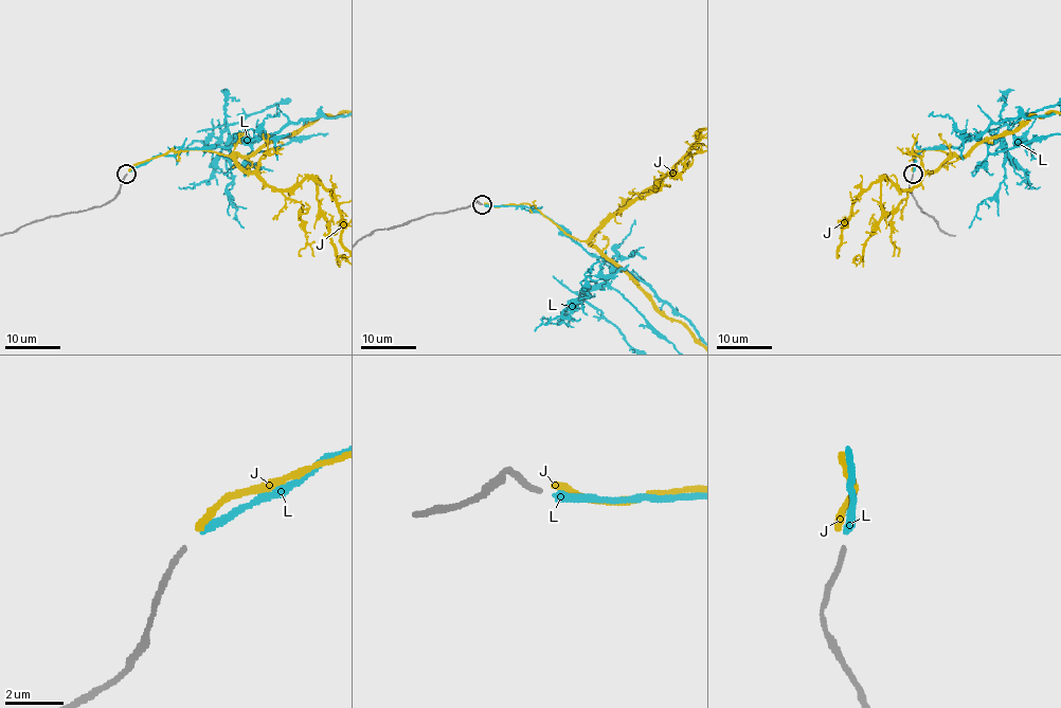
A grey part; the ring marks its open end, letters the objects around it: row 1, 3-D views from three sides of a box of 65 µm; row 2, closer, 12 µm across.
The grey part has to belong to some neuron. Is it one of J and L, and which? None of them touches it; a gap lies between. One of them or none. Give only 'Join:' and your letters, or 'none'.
Join: J

